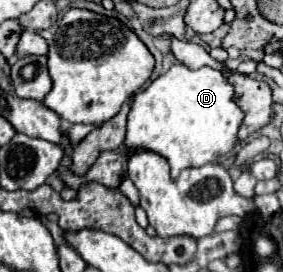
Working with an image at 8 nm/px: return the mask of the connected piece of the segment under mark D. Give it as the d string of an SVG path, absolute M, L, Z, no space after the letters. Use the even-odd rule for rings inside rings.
M185 64L171 66L165 74L155 78L149 88L139 90L131 98L131 110L127 114L127 134L123 146L129 150L149 150L159 156L163 156L171 166L171 178L177 180L181 170L191 166L205 166L211 162L217 162L219 156L225 156L233 150L237 142L237 130L243 120L241 108L233 102L233 86L227 82L227 78L213 68L199 68L189 70Z

